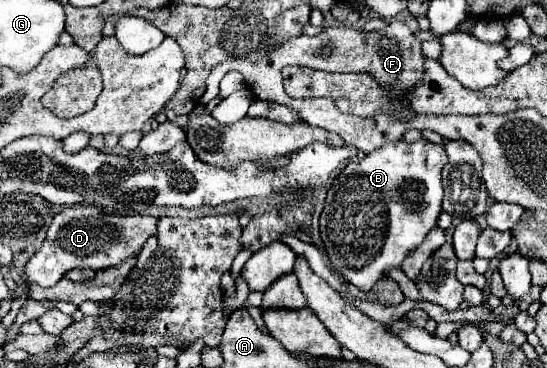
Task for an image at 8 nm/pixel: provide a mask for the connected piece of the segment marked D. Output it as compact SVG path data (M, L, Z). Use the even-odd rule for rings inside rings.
M68 207L62 213L54 215L48 235L30 261L24 267L26 283L36 283L40 287L54 287L66 271L74 267L88 267L92 271L114 267L126 261L132 255L138 255L144 241L156 233L156 217L120 217L120 215L104 215L96 211L96 207Z

